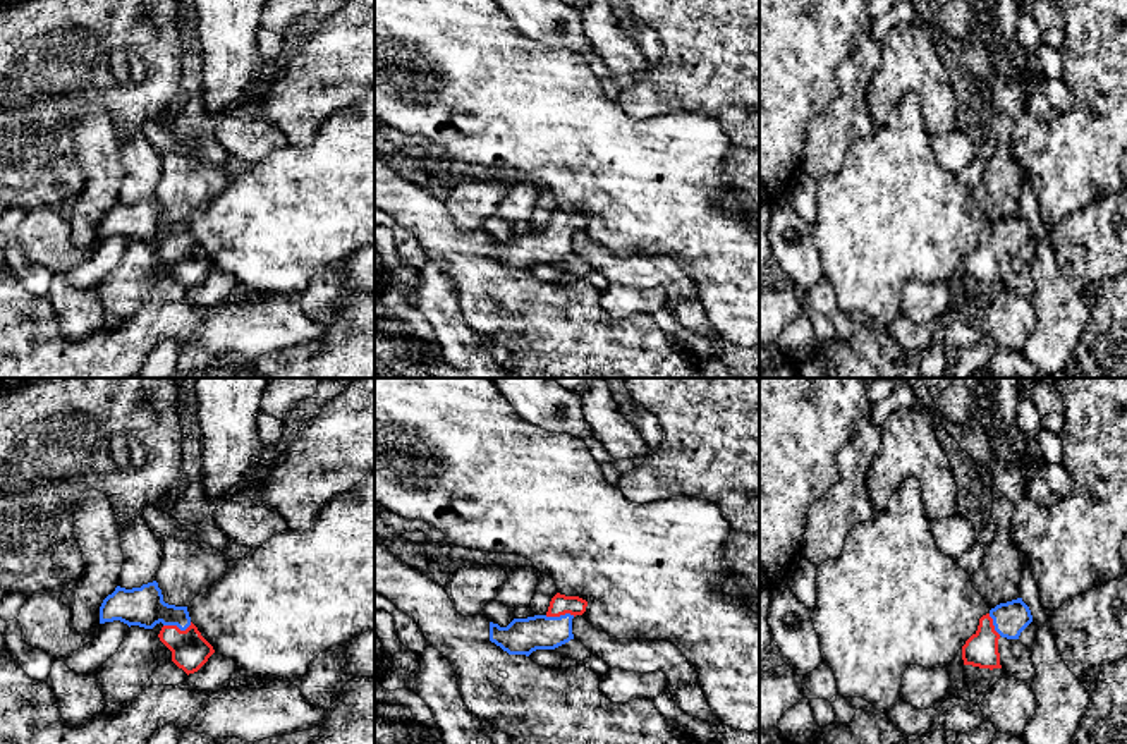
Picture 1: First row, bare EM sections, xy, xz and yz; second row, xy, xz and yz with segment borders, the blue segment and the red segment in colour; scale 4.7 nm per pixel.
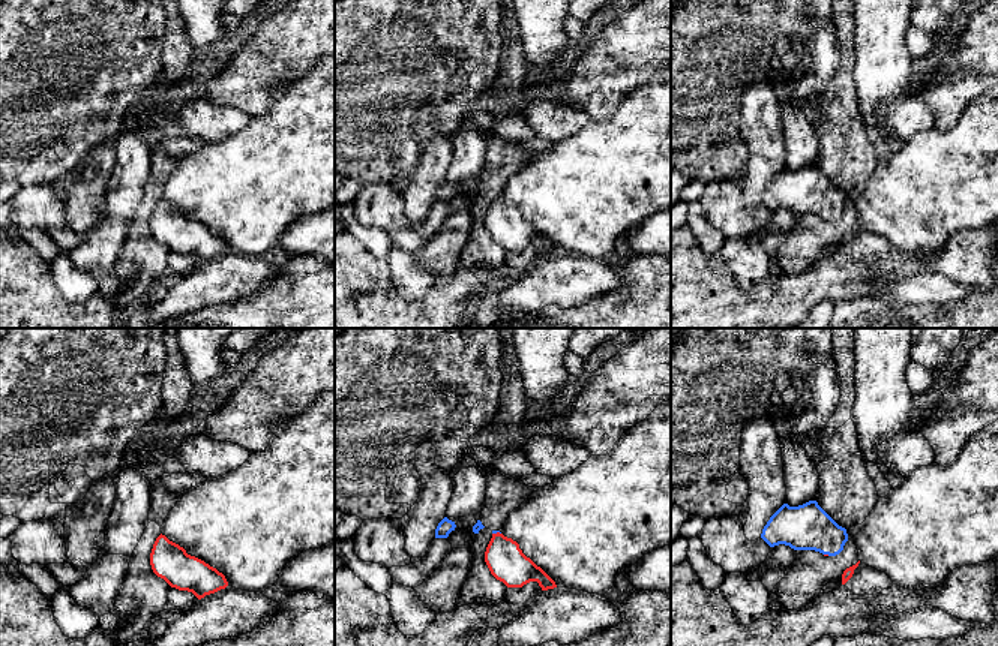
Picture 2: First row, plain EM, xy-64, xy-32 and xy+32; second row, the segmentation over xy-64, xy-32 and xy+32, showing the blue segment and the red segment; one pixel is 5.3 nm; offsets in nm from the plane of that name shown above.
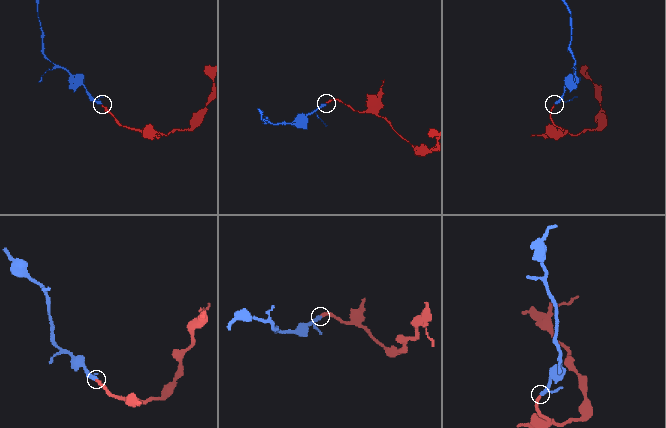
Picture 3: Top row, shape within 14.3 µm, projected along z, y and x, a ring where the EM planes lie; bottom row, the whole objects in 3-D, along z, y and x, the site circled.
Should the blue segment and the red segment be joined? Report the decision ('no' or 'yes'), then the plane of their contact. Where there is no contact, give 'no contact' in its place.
yes | xy

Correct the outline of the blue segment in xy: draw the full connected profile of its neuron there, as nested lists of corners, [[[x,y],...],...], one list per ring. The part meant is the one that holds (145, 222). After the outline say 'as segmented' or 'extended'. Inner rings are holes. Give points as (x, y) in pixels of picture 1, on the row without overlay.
[[[156,196],[132,204],[117,201],[100,222],[100,239],[113,235],[144,244],[161,237],[158,253],[172,266],[172,277],[187,290],[198,287],[215,268],[191,237],[187,222],[165,218]]]; extended

